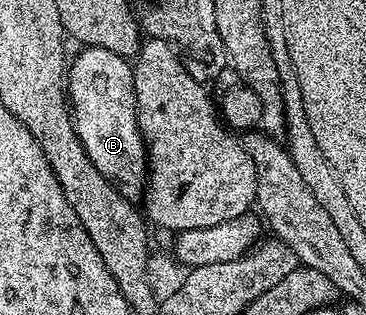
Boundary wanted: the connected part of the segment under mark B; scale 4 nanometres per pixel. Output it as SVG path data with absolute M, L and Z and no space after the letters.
M84 47L76 56L71 56L66 67L66 94L70 104L72 125L81 141L85 155L94 163L102 177L120 191L122 197L140 201L150 174L150 152L140 134L136 120L136 94L134 93L134 67L125 56L110 53L110 49Z

